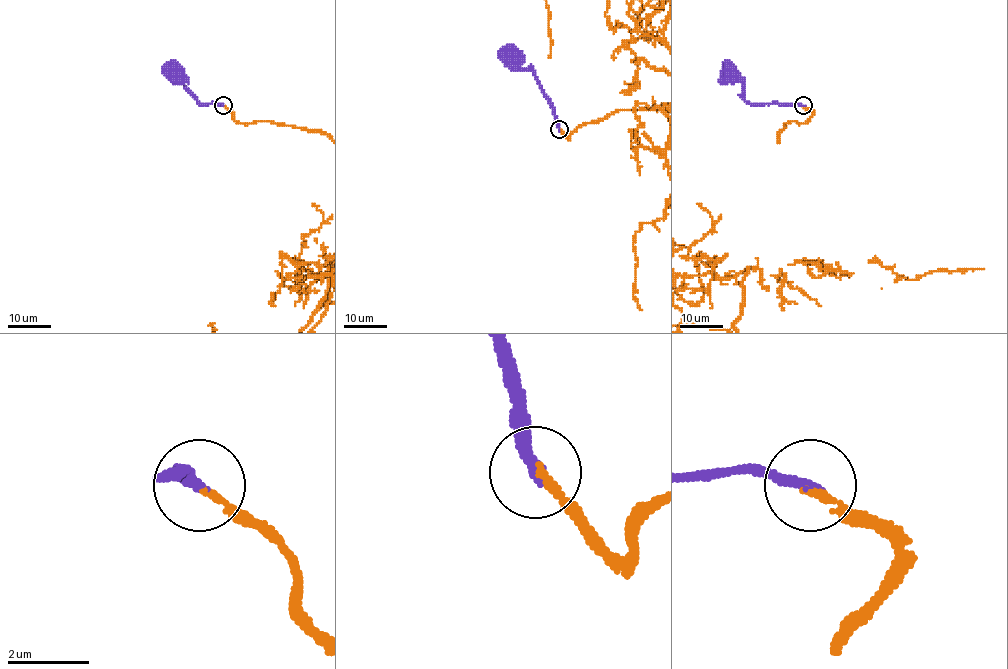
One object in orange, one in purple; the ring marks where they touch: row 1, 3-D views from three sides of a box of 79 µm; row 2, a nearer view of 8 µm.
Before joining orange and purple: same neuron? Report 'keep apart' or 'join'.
join

